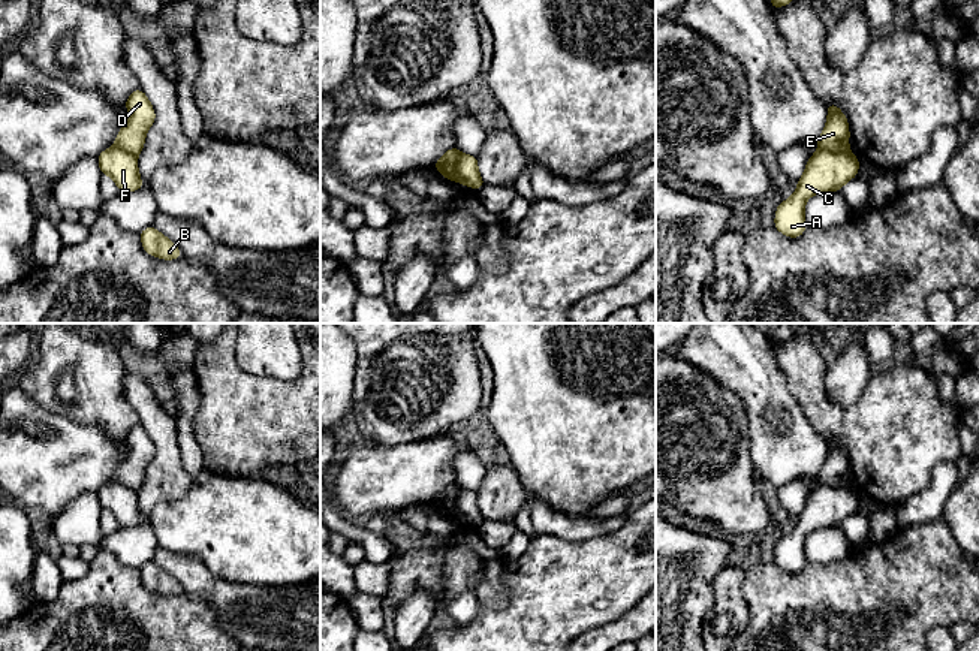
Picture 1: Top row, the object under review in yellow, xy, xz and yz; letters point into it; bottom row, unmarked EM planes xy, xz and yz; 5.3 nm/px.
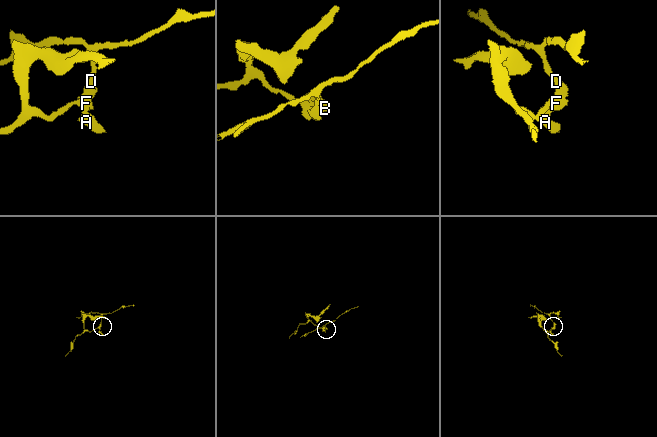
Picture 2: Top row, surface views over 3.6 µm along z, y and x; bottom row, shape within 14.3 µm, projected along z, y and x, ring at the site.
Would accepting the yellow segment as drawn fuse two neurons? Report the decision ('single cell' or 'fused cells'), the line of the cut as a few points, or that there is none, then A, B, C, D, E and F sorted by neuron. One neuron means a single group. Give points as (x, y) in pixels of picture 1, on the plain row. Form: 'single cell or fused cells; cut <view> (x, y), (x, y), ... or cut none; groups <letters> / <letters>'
fused cells; cut yz (819, 484), (831, 487), (848, 485); groups A B C F / D E

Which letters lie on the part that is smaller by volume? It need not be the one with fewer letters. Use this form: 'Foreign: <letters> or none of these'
Foreign: D, E

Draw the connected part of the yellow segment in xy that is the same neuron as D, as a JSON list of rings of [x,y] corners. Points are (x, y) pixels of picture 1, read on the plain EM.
[[[141,424],[126,435],[129,453],[120,464],[115,480],[129,489],[138,491],[144,483],[147,465],[156,455],[156,447]]]

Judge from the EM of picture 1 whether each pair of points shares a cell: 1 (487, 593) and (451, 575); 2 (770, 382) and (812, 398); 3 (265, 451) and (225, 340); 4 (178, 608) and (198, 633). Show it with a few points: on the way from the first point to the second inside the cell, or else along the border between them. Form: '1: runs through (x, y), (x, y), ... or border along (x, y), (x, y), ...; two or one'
1: runs through (478, 584), (469, 575), (460, 575); one
2: border along (774, 358), (792, 397), (809, 419); two
3: runs through (249, 424), (238, 413), (225, 391), (225, 367); one
4: runs through (178, 614), (192, 627); one

